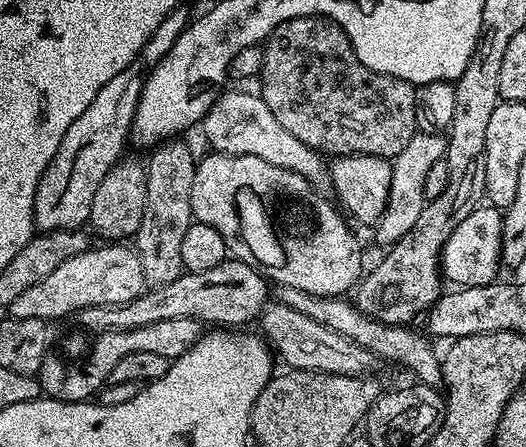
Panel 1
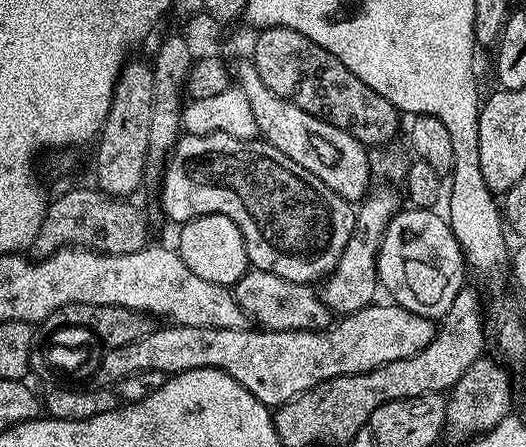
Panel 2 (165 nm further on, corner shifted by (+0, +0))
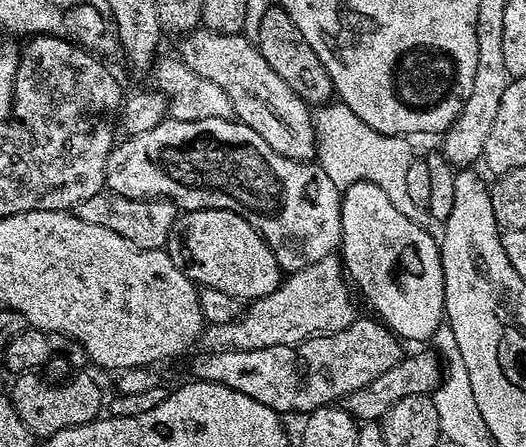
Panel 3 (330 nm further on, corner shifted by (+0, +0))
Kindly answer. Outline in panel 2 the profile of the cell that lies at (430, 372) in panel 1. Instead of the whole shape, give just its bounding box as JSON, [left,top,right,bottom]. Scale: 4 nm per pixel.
[231,267,334,332]

